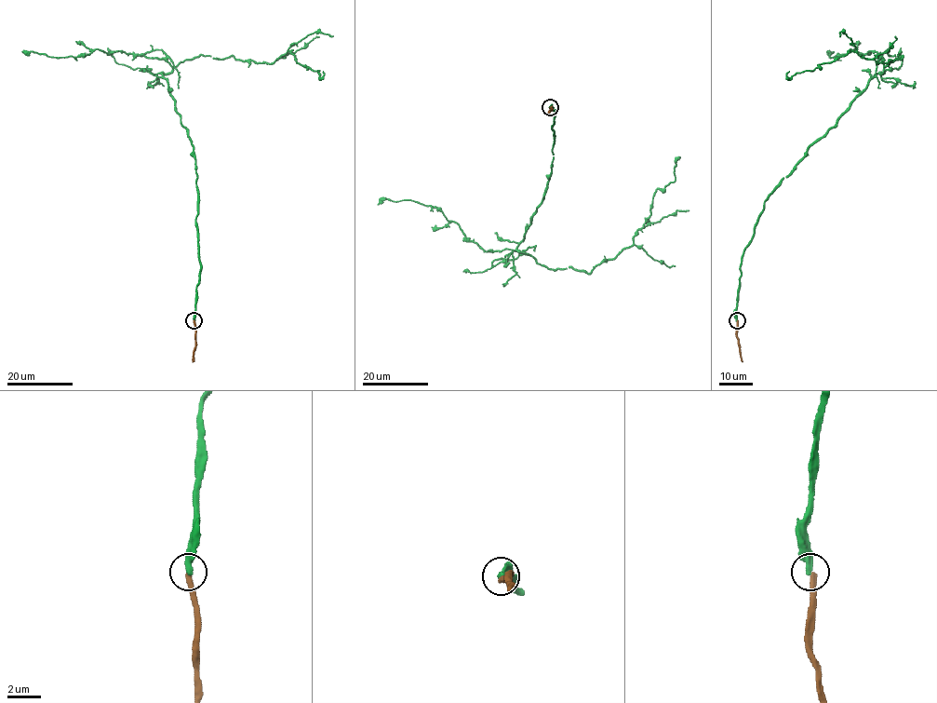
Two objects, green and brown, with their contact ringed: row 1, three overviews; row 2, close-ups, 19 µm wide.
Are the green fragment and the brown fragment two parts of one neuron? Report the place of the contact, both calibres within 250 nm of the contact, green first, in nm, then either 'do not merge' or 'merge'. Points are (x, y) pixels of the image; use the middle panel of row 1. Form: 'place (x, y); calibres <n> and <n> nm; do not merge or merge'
place (550, 107); calibres 360 and 320 nm; do not merge

